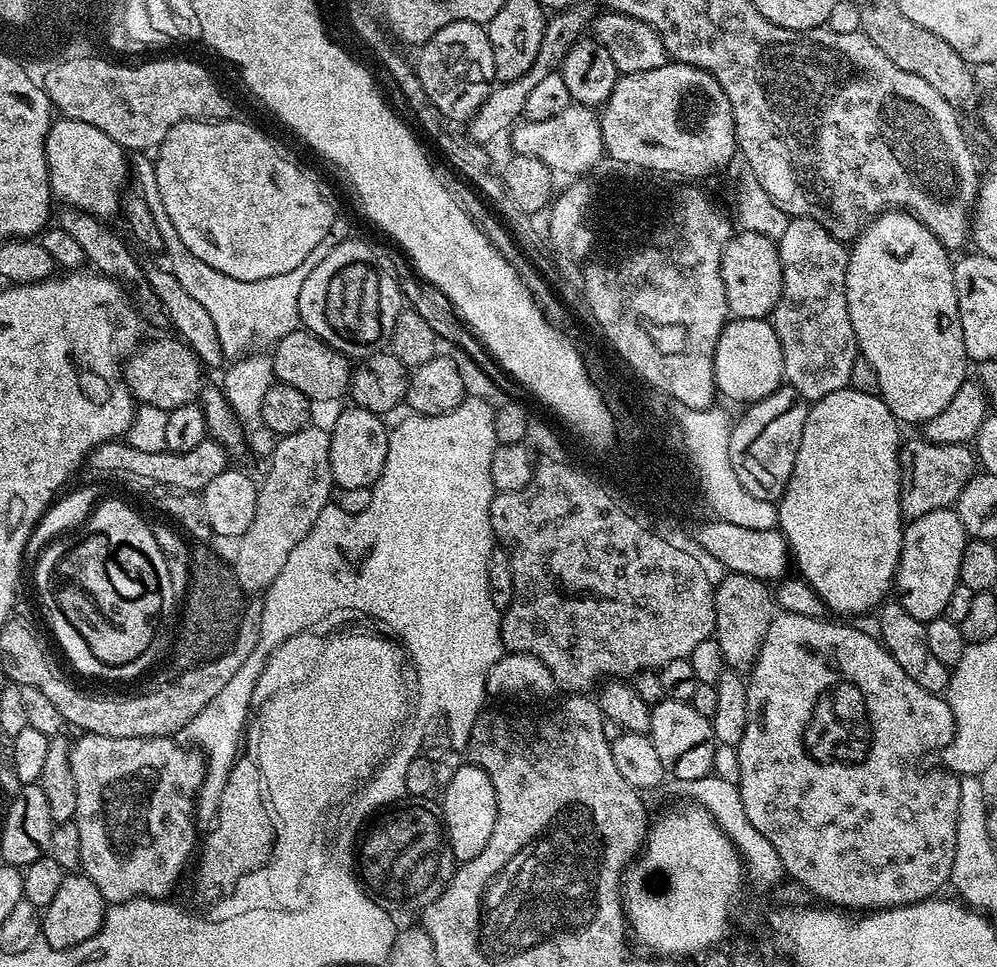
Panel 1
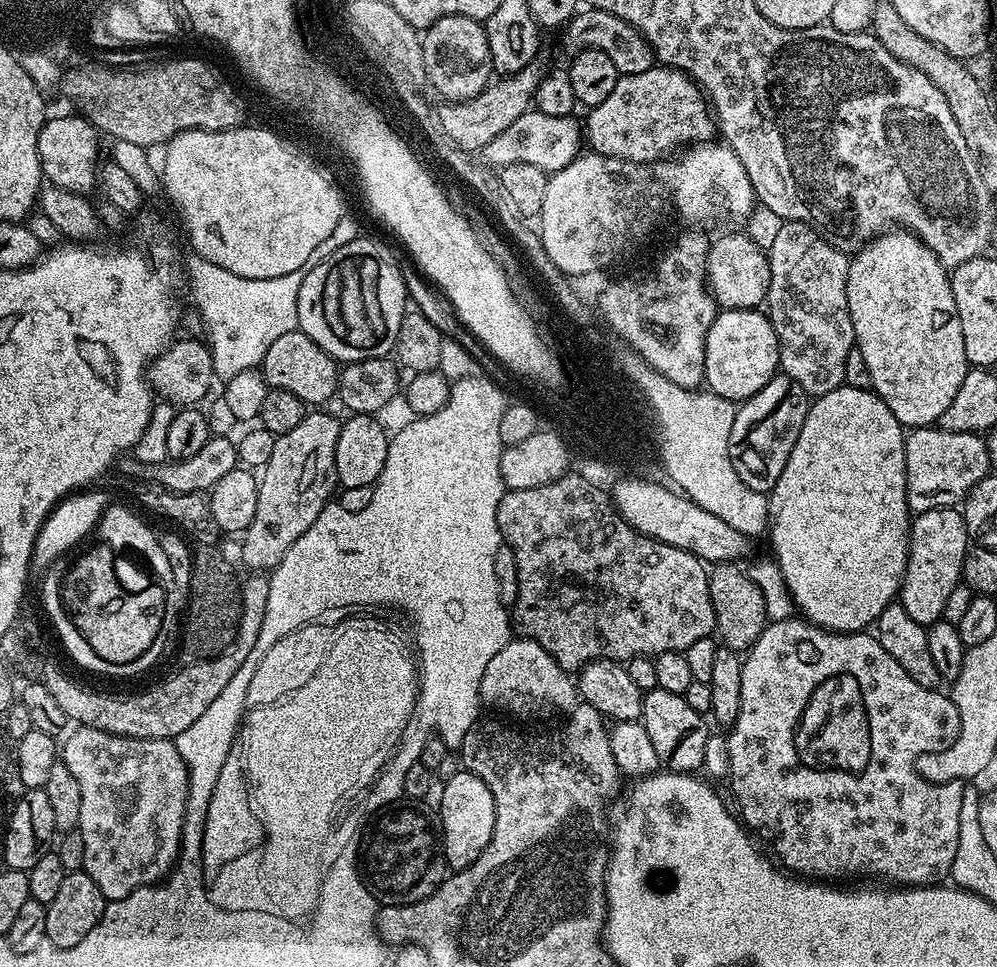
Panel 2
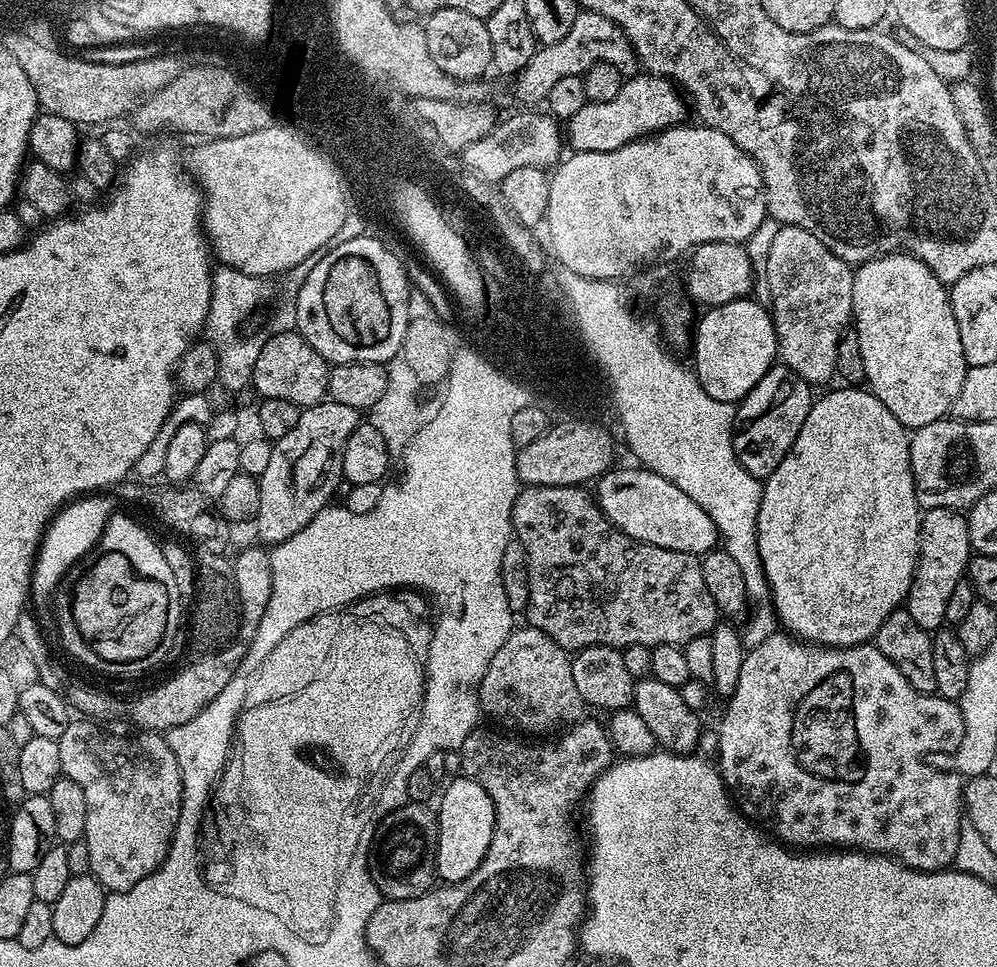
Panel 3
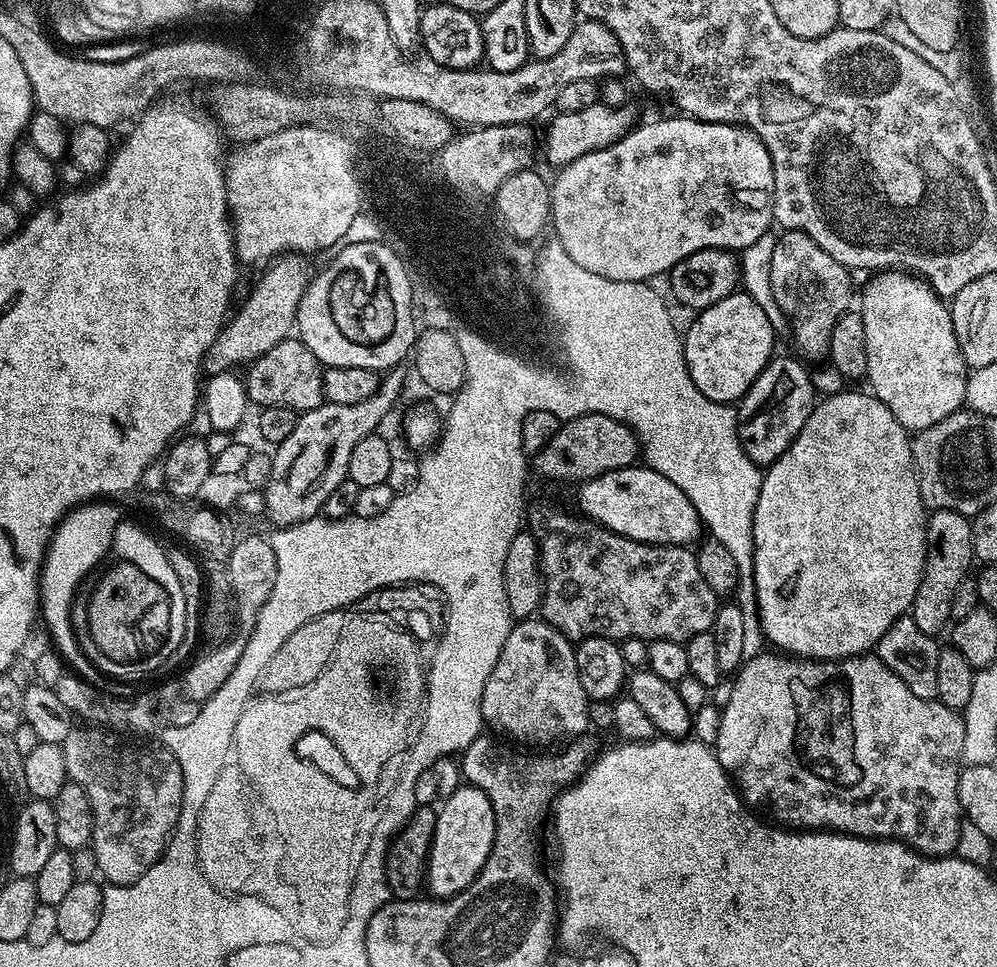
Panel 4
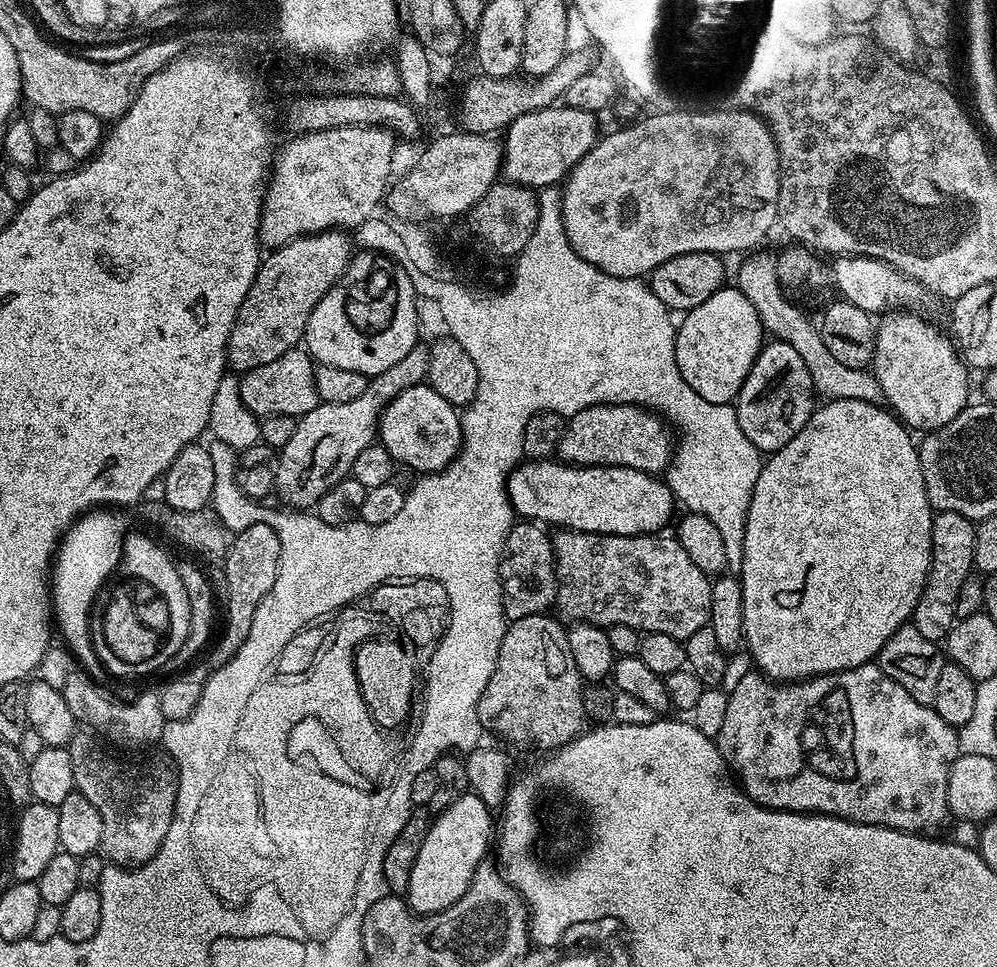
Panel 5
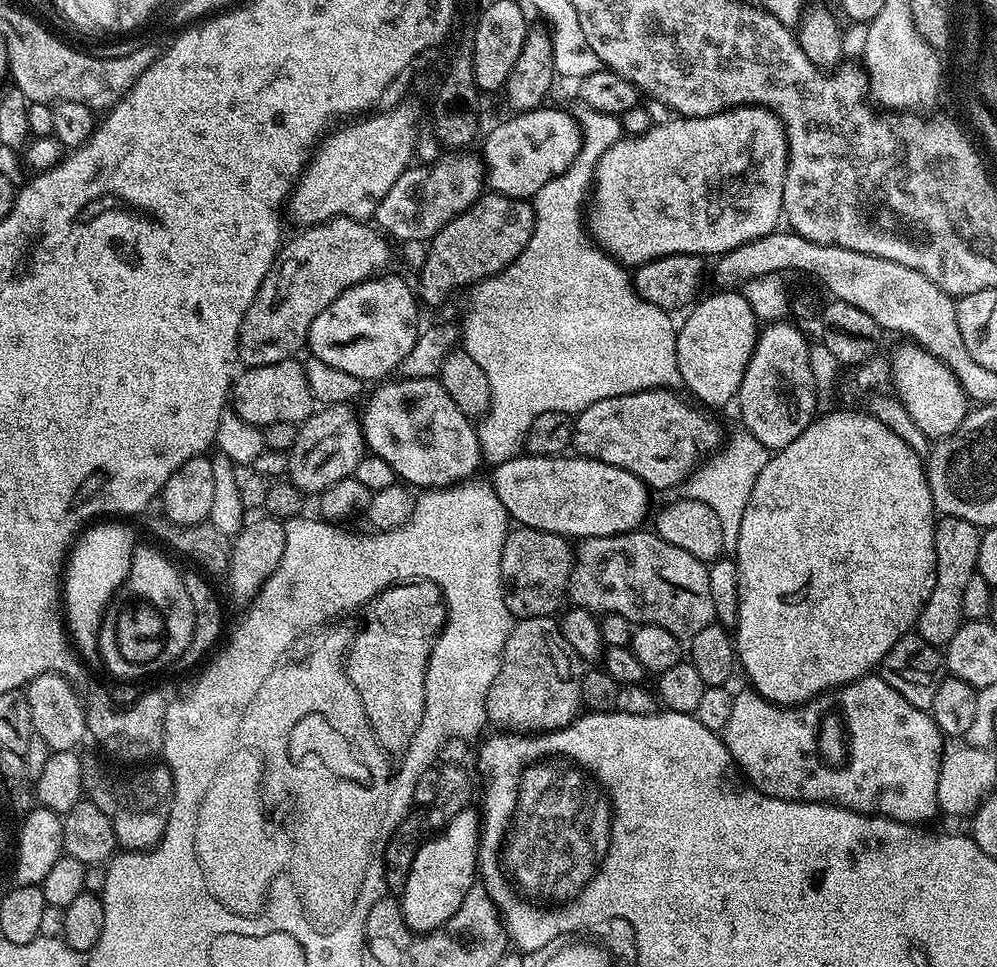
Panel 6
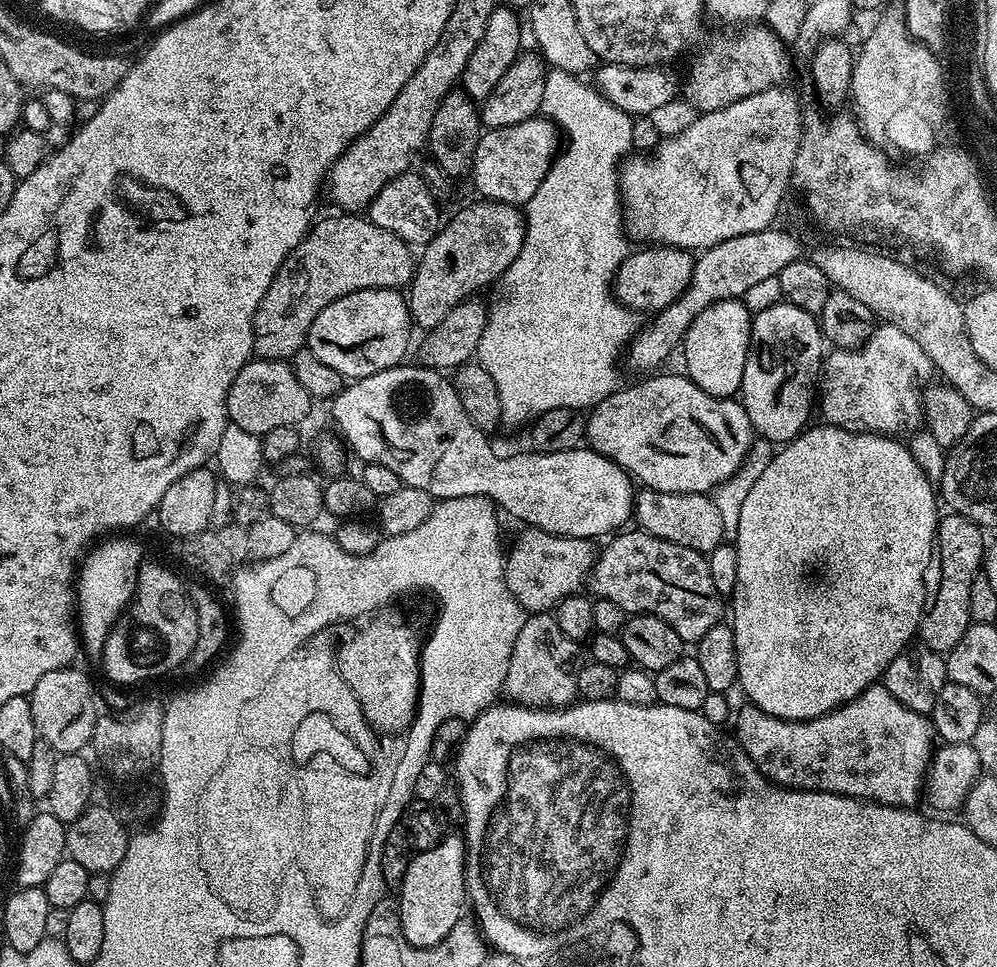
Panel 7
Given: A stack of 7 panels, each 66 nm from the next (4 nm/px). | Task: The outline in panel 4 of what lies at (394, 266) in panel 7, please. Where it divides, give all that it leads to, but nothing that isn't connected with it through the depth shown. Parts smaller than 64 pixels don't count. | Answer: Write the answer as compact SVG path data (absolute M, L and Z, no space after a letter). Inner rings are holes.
M285 254L276 257L275 267L292 268L292 276L296 279L296 284L292 280L284 280L283 270L276 268L273 272L266 273L253 286L252 296L254 299L260 300L260 308L256 308L252 312L256 321L248 325L236 324L232 329L229 327L223 333L222 338L213 344L207 356L204 357L202 365L203 371L208 376L216 376L220 372L235 369L237 367L235 364L247 365L262 354L266 354L266 350L270 350L272 346L278 346L278 342L289 339L293 335L298 306L302 302L304 292L314 275L313 269L308 269L308 260L309 257L304 254Z

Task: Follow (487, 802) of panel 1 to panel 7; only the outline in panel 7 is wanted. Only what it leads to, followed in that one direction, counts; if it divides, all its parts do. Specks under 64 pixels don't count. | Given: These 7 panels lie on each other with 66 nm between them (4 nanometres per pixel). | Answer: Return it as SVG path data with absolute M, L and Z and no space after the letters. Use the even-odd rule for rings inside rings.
M448 834L432 849L417 851L408 863L406 878L398 889L398 907L400 910L400 925L402 934L408 944L419 948L438 946L450 930L460 921L466 912L466 885L464 882L464 870L466 867L466 841L463 835Z

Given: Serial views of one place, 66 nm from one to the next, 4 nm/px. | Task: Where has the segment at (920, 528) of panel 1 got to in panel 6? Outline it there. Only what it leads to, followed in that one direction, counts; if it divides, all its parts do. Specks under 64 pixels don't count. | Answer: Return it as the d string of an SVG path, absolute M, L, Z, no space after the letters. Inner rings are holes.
M940 516L936 521L936 581L920 611L918 621L918 634L928 644L946 646L950 638L958 634L960 625L965 621L962 614L962 594L966 590L966 582L970 582L970 578L976 575L980 534L981 529L966 522L966 518Z

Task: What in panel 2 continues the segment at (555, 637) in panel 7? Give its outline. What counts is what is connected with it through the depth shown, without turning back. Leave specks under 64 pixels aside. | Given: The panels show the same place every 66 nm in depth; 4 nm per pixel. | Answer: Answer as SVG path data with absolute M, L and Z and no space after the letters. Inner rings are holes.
M527 638L509 640L490 662L480 679L480 702L485 709L505 712L520 720L544 720L559 712L571 714L578 703L578 684L562 665L538 642Z

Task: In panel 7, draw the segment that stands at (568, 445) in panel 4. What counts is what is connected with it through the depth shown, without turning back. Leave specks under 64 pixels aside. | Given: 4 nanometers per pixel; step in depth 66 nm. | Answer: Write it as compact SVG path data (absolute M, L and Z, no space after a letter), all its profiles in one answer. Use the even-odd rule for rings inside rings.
M652 374L647 378L640 378L637 384L632 384L629 388L624 386L617 387L605 400L599 400L597 404L587 413L586 423L584 425L584 435L586 437L587 447L594 449L598 454L602 454L606 458L614 461L618 467L624 469L633 481L639 482L643 487L653 488L655 492L665 492L666 494L694 494L695 492L711 493L722 482L726 482L734 473L739 472L744 464L748 451L752 449L754 433L752 431L752 423L746 414L743 403L736 398L725 398L723 396L711 396L706 394L706 390L702 390L687 375L680 376L656 376L660 374Z

